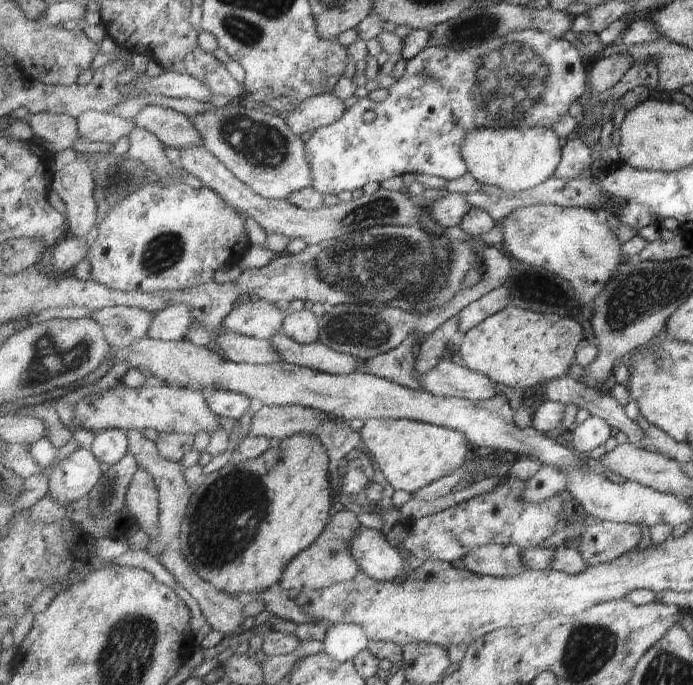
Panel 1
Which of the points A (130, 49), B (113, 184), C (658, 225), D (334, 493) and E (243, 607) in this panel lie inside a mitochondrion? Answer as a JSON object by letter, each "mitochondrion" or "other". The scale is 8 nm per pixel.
{"A":"other","B":"mitochondrion","C":"other","D":"other","E":"other"}

